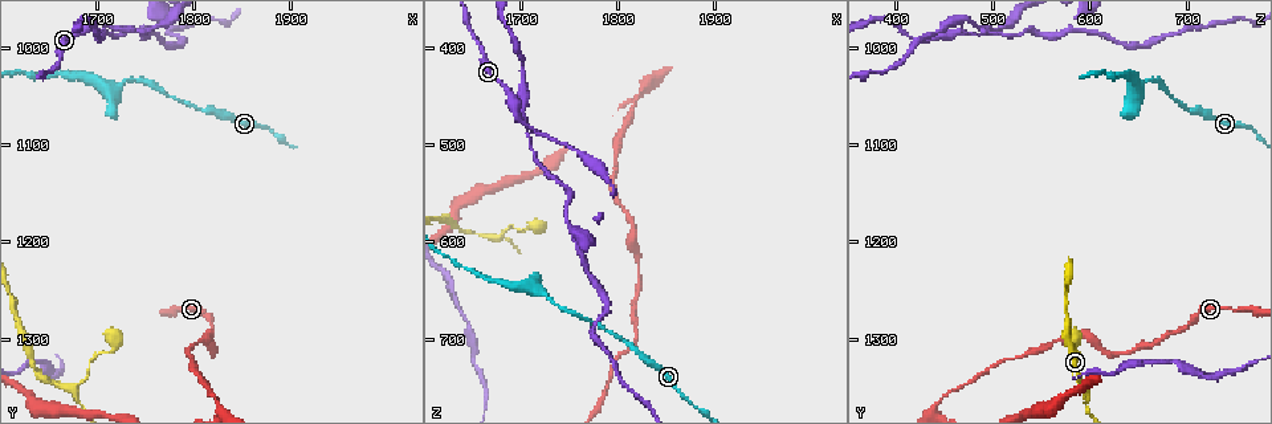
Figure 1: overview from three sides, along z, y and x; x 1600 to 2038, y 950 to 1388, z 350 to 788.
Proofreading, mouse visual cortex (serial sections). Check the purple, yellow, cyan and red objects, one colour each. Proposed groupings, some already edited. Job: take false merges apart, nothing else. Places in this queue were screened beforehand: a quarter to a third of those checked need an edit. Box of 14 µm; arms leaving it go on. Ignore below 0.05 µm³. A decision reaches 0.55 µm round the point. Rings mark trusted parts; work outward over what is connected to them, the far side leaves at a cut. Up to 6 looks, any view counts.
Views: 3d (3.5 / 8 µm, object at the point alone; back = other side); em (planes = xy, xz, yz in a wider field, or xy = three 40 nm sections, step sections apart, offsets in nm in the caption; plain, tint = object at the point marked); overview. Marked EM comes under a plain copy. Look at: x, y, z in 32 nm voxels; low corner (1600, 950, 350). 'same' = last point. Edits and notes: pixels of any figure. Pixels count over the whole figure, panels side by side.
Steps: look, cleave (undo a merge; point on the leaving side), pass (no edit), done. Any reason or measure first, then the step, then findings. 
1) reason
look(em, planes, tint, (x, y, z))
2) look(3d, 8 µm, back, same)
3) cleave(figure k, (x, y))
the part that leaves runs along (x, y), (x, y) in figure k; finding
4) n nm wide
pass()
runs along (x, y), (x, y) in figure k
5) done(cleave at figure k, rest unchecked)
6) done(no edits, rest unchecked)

sudden change in width
look(3d, 3.5 µm, (1815, 1300, 580))

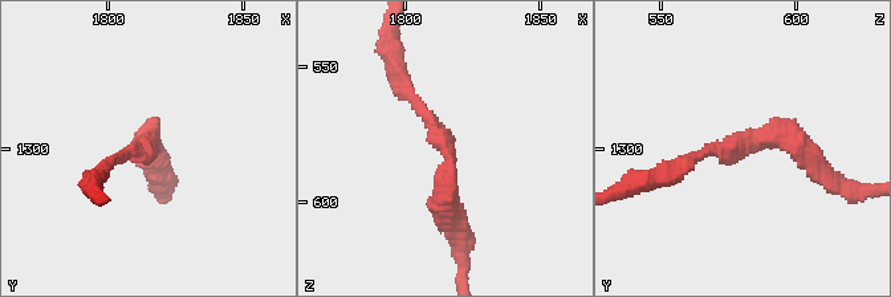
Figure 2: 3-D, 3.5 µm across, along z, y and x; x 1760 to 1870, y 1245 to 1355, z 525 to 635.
arms of 150, 350 nm; shape alone is not enough
look(em, xy, step 3, tint, (1814, 1298, 580))

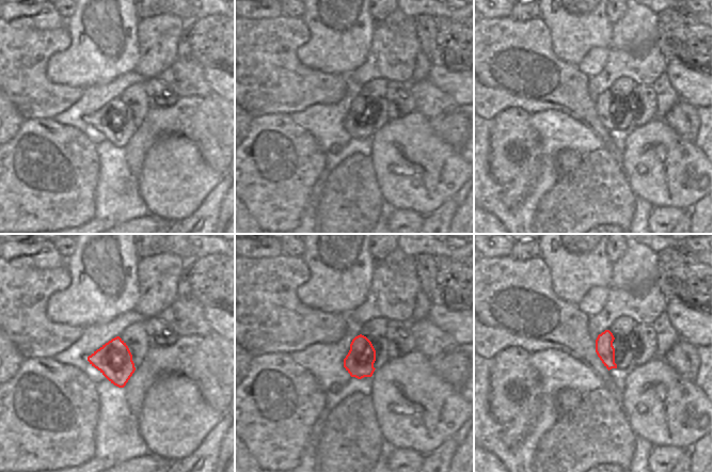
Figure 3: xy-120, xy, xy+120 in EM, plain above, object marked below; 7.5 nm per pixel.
220 nm wide
pass()
runs along (454, 222), (450, 153), (405, 82) in figure 2; continuous, no second cell

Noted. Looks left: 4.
sharp bend
look(3d, 3.5 µm, (1690, 1335, 580))

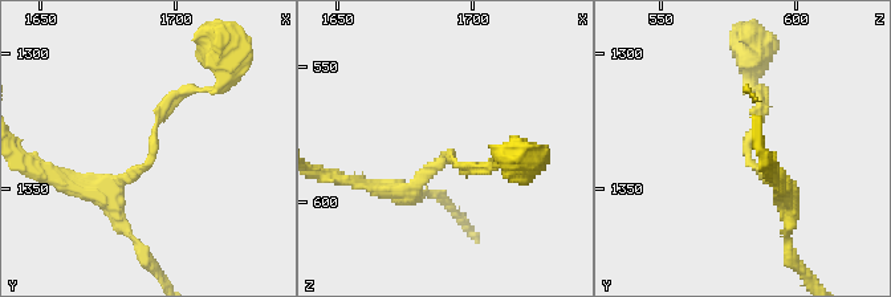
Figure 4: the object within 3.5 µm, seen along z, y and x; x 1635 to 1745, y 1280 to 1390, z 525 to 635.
arms of 100, 250 nm
look(em, xy, step 1, tint, (1692, 1336, 581))

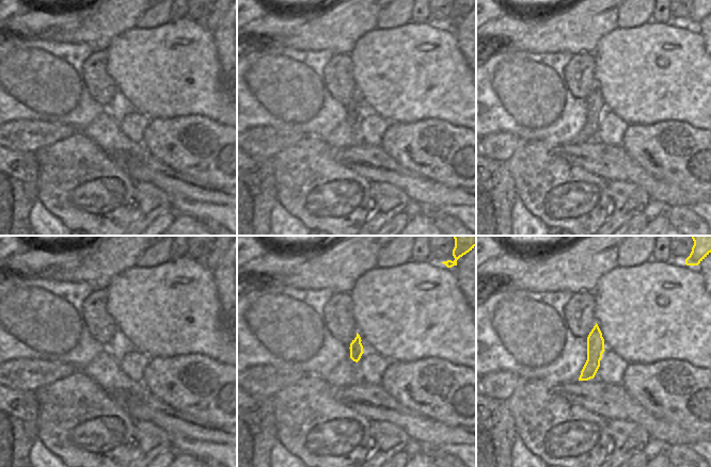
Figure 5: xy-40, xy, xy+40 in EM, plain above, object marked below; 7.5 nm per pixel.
another direction
look(em, planes, tint, same)

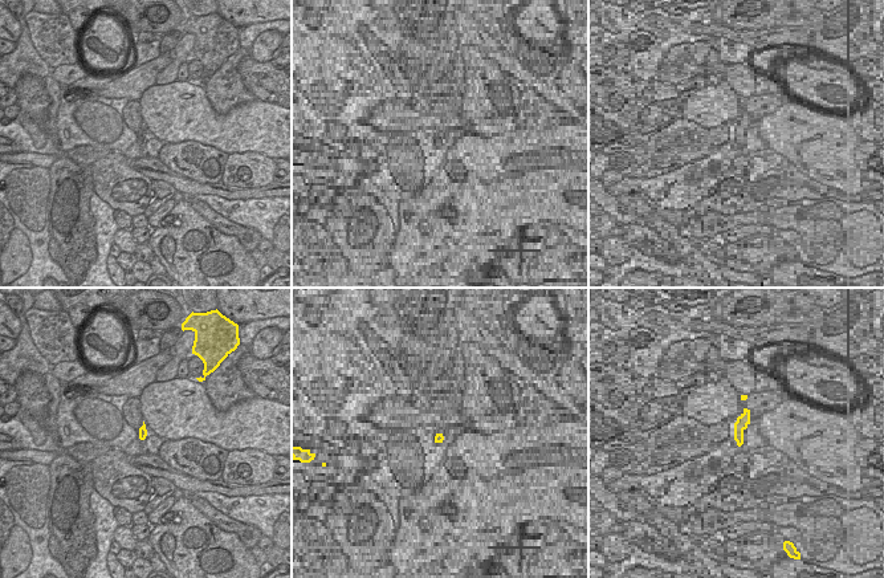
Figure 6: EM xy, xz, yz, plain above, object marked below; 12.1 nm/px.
100 nm wide
pass()
runs along (785, 188), (747, 155), (757, 90) in figure 4; all the same cell

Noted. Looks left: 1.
done(no edits, rest unchecked)

